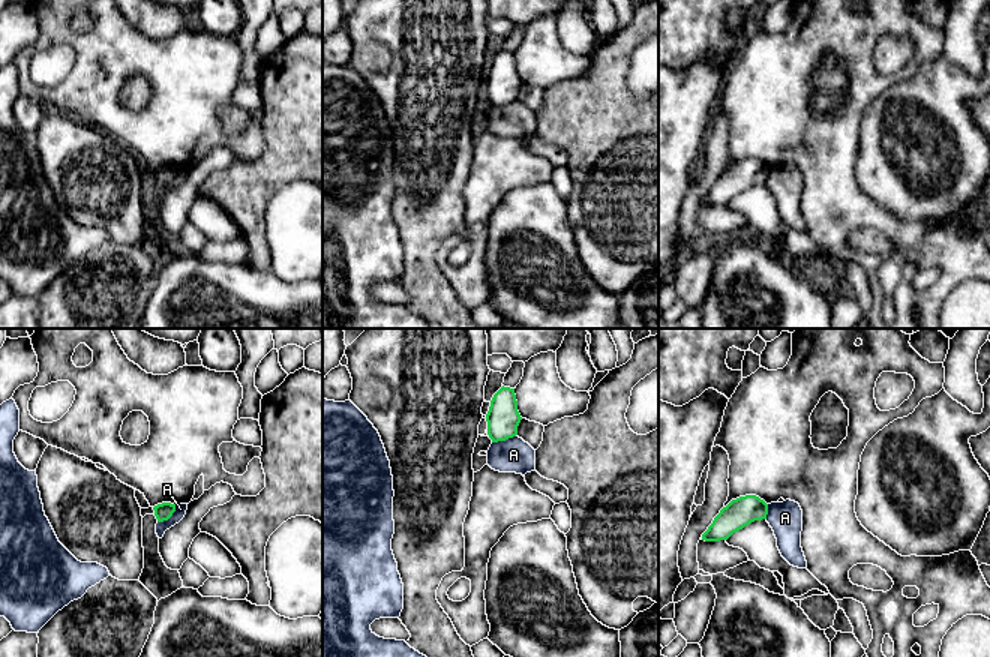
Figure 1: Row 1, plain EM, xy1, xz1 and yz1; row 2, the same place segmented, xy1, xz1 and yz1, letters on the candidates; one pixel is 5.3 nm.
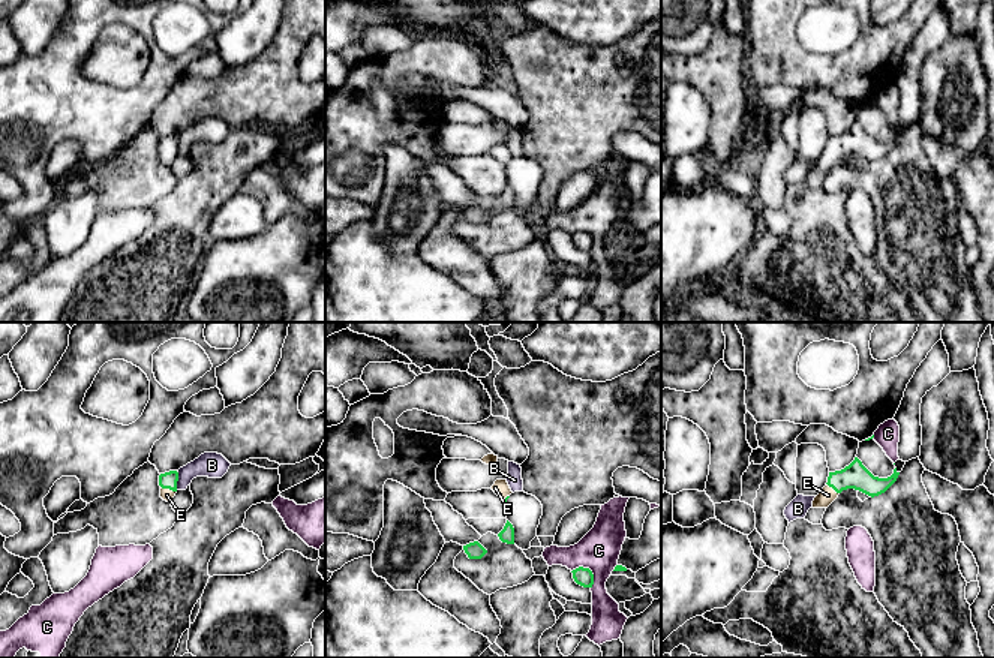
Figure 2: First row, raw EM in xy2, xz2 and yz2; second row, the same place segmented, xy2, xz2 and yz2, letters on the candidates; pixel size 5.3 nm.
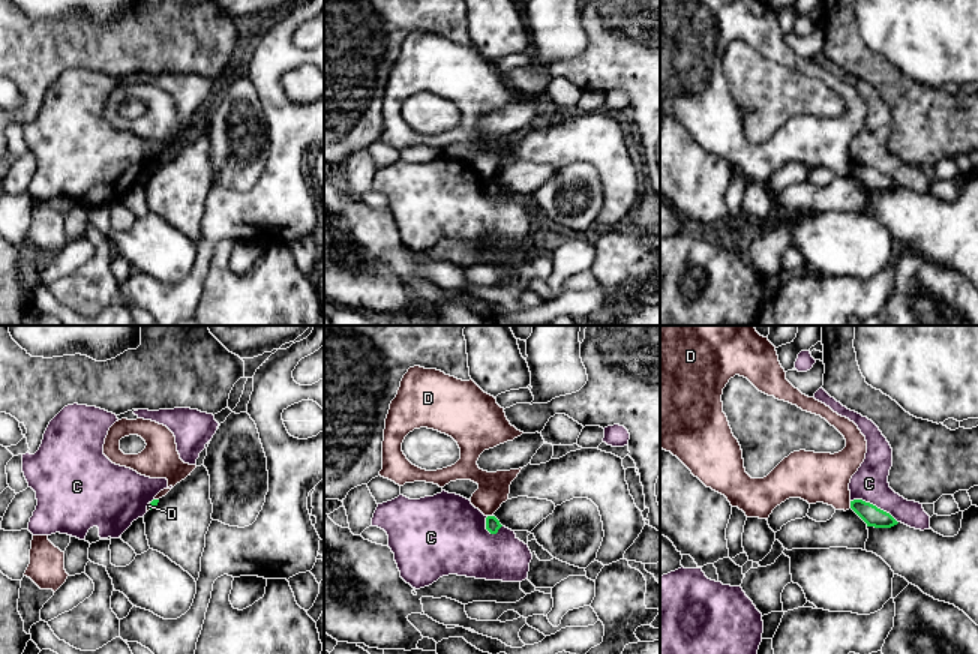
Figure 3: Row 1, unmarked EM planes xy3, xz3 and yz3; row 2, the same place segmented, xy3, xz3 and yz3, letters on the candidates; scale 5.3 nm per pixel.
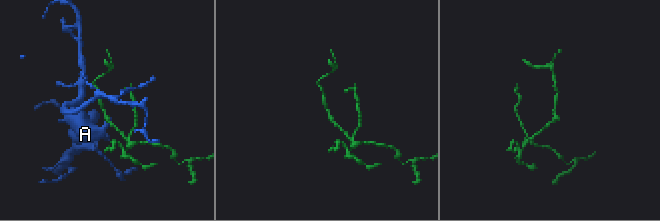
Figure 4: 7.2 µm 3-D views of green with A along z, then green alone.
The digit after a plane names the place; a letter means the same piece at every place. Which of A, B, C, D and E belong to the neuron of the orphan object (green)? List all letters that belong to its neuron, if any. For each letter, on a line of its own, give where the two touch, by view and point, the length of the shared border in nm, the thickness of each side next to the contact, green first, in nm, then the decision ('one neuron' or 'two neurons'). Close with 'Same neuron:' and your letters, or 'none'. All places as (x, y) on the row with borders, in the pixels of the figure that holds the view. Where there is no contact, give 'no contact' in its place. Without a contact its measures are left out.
A: contact xy1 (170, 516); length 140 nm; calibres 90 and 60 nm; two neurons
B: contact xy2 (177, 480); length 100 nm; calibres 90 and 140 nm; two neurons
C: contact yz3 (875, 506); length 280 nm; calibres 110 and 190 nm; two neurons
D: contact yz3 (851, 504); length 40 nm; calibres 110 and 280 nm; two neurons
E: contact xy2 (168, 487); length 90 nm; calibres 90 and 70 nm; one neuron
Same neuron: E

